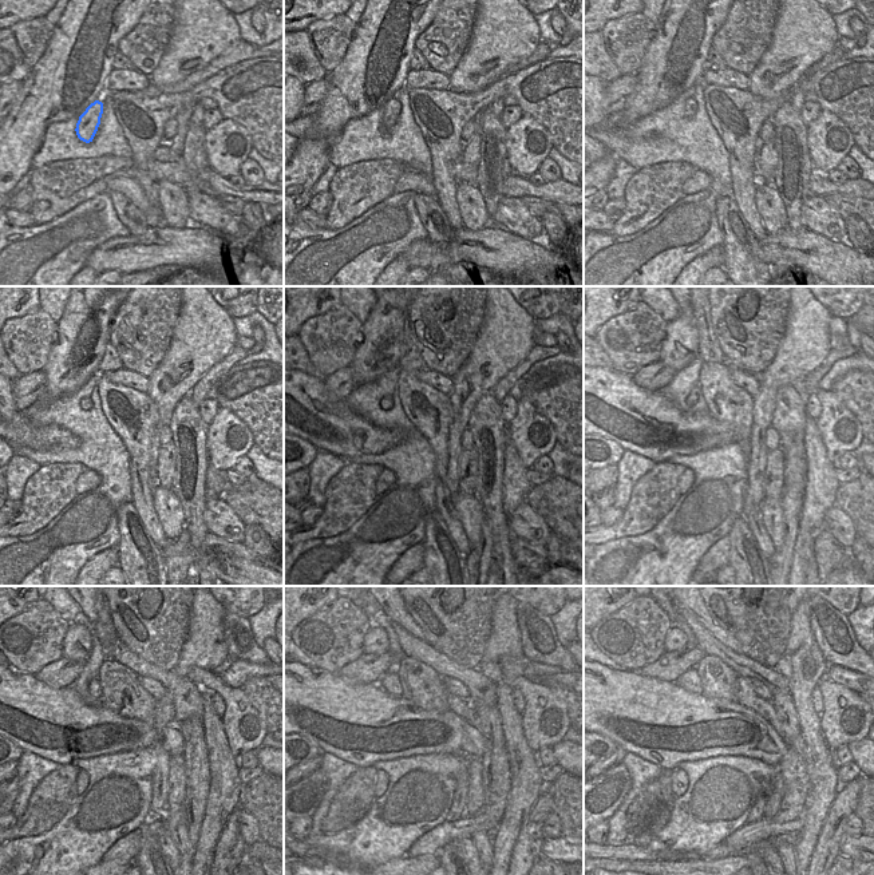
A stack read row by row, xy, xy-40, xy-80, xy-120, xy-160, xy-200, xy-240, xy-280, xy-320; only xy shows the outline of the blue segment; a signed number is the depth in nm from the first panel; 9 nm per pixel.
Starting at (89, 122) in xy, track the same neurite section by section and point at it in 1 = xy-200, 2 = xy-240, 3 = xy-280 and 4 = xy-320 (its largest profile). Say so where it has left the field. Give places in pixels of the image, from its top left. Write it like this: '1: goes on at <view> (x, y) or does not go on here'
1: goes on at xy-200 (691, 399)
2: goes on at xy-240 (94, 688)
3: goes on at xy-280 (390, 681)
4: goes on at xy-320 (689, 680)

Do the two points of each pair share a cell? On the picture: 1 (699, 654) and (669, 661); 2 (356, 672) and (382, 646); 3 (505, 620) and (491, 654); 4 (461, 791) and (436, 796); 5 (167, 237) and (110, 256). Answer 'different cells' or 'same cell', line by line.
1: same cell
2: different cells
3: same cell
4: different cells
5: same cell

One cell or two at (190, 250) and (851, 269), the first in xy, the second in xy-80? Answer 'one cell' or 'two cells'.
one cell

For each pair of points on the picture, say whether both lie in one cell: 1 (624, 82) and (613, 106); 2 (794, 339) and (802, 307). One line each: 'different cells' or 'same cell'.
1: same cell
2: same cell

